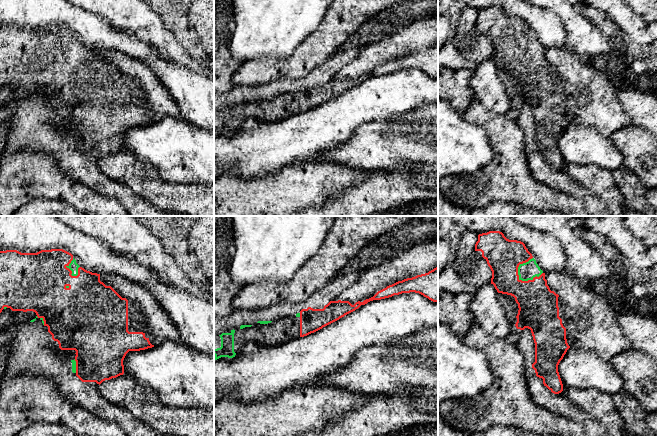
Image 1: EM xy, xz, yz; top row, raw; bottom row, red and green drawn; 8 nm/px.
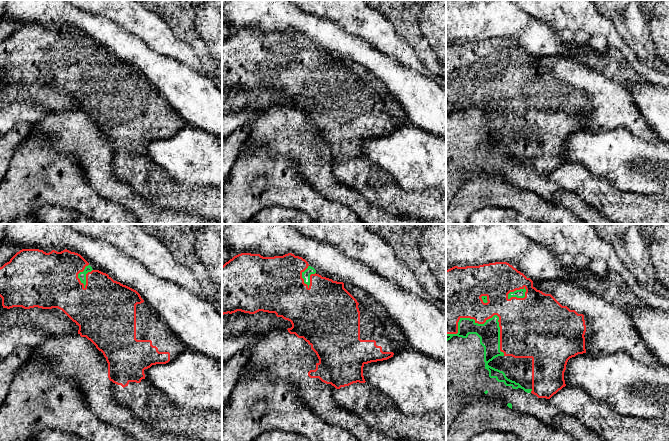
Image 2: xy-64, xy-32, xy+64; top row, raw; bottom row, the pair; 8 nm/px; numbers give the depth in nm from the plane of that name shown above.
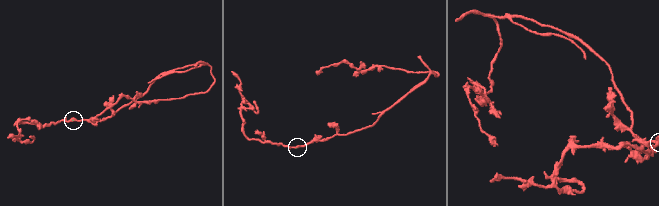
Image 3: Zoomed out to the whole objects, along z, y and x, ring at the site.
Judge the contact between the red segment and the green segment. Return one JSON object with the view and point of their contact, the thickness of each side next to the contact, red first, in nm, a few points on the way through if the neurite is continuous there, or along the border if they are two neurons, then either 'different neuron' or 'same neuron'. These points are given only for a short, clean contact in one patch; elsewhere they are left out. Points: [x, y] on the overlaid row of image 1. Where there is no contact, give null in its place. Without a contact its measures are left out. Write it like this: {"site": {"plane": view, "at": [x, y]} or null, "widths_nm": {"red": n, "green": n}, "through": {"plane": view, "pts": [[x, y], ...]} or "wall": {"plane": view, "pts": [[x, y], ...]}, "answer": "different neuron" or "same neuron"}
{"site": {"plane": "yz", "at": [518, 266]}, "widths_nm": {"red": 280, "green": 140}, "answer": "same neuron"}

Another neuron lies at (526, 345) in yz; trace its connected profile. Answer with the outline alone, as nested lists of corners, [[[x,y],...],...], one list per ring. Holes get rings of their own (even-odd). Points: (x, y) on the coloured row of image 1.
[[[525,328],[516,343],[524,357],[525,378],[533,402],[548,411],[569,418],[583,427],[587,436],[609,436],[605,428],[587,412],[568,400],[563,394],[554,394],[536,376],[532,364],[535,362],[535,343],[531,330]]]

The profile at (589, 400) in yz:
[[[566,388],[563,395],[599,422],[609,436],[626,436],[625,424],[615,409],[611,395],[595,388]]]

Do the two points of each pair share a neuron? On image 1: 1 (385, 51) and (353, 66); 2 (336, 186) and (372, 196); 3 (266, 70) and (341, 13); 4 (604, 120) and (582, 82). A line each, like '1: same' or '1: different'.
1: same
2: different
3: same
4: same

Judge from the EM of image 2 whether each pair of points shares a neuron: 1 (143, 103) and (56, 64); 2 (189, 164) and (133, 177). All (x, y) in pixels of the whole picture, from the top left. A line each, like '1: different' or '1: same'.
1: same
2: different

